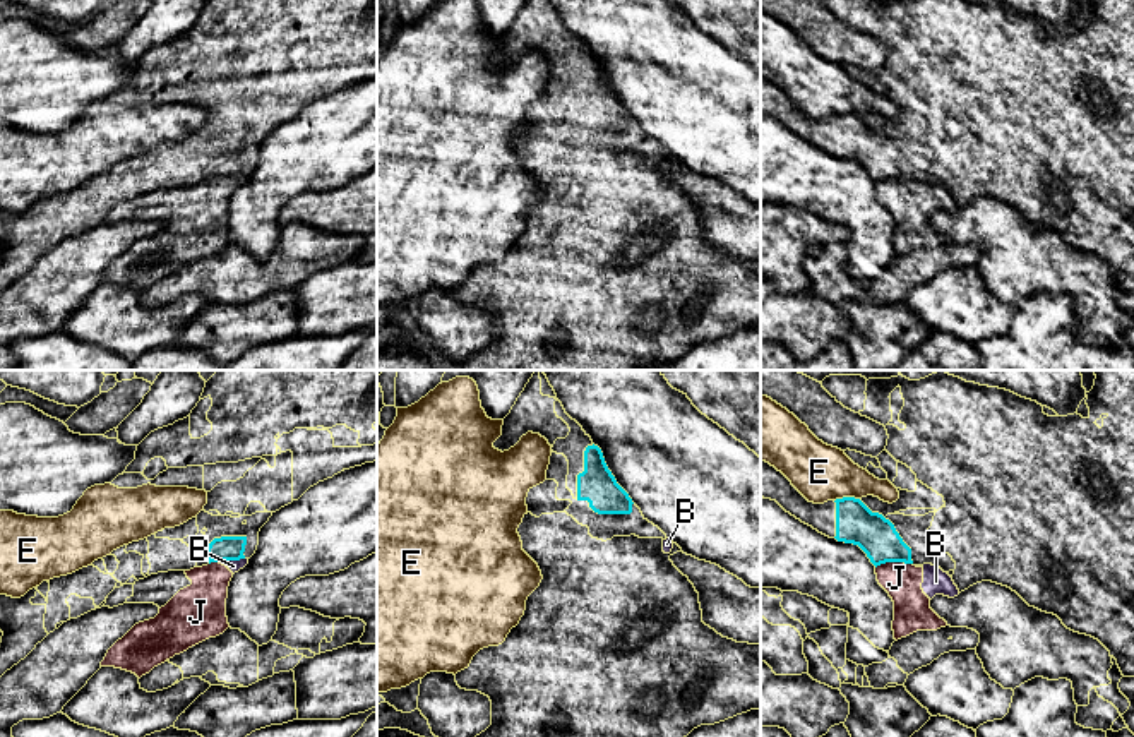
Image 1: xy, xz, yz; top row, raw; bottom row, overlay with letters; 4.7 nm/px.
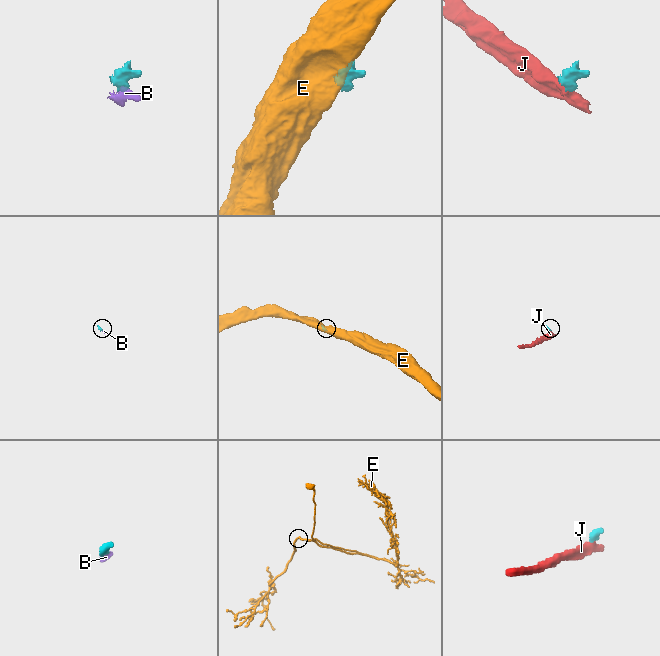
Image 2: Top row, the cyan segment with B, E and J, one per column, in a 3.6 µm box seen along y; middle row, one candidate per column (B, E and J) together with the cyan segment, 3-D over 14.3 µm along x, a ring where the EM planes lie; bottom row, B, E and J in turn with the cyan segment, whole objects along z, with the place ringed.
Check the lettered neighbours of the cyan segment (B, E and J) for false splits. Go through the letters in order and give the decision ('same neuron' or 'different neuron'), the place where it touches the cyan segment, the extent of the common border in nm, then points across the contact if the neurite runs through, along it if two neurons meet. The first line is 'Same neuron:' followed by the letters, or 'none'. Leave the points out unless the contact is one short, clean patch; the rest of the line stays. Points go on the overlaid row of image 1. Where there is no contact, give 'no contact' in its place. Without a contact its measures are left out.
Same neuron: none
B: different neuron; meets cyan in xy at (232, 559); contact 120 nm long; border along xy (244, 557), (220, 563)
E: different neuron; meets cyan in yz at (847, 497); contact 120 nm long; border along yz (859, 497), (838, 497), (835, 501)
J: different neuron; meets cyan in yz at (893, 561); contact 180 nm long; border along yz (912, 563), (881, 563), (876, 568)

